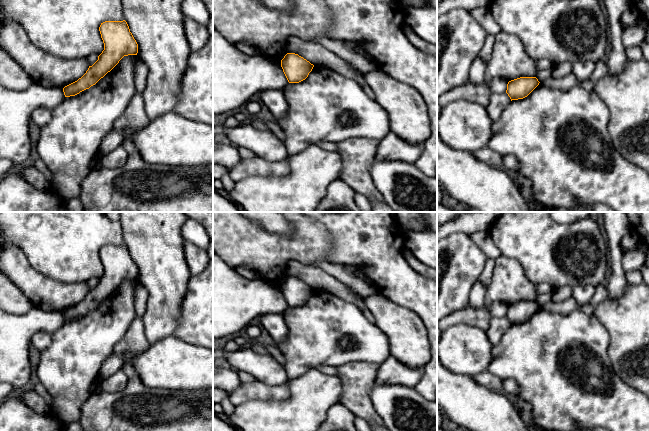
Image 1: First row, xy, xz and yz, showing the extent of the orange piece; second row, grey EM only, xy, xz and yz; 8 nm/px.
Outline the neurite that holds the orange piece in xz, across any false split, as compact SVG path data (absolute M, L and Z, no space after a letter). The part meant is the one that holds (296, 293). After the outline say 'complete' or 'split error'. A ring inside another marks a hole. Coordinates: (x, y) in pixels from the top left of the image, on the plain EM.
M287 277L281 291L289 307L299 307L308 301L314 289L298 278Z; complete

